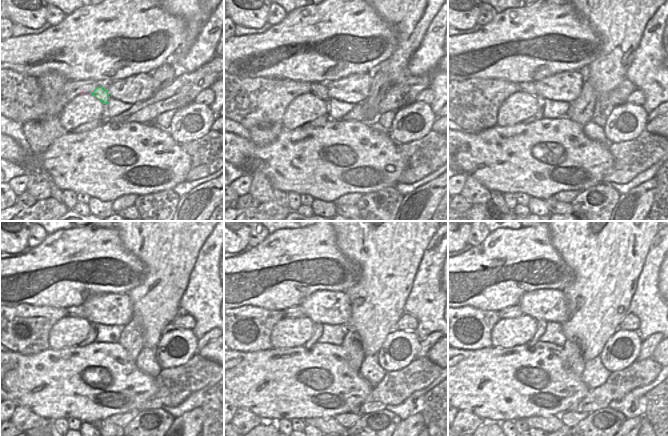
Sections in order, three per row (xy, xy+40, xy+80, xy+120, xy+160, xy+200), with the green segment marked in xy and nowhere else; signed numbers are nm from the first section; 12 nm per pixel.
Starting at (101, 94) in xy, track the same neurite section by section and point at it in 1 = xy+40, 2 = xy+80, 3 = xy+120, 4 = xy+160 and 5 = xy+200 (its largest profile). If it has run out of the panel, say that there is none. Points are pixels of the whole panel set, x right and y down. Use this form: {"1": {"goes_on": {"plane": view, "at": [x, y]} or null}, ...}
{"1": {"goes_on": {"plane": "xy+40", "at": [318, 88]}}, "2": {"goes_on": {"plane": "xy+80", "at": [529, 87]}}, "3": {"goes_on": {"plane": "xy+120", "at": [73, 311]}}, "4": {"goes_on": {"plane": "xy+160", "at": [296, 311]}}, "5": {"goes_on": {"plane": "xy+200", "at": [512, 311]}}}

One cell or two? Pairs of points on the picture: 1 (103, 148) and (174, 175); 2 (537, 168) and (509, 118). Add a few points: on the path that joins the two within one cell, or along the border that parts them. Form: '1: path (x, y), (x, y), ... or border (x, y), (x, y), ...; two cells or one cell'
1: path (121, 144), (132, 147), (144, 159), (156, 162); one cell
2: border (521, 122), (515, 125), (496, 125); two cells

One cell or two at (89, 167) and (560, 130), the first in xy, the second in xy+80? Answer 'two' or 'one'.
one

